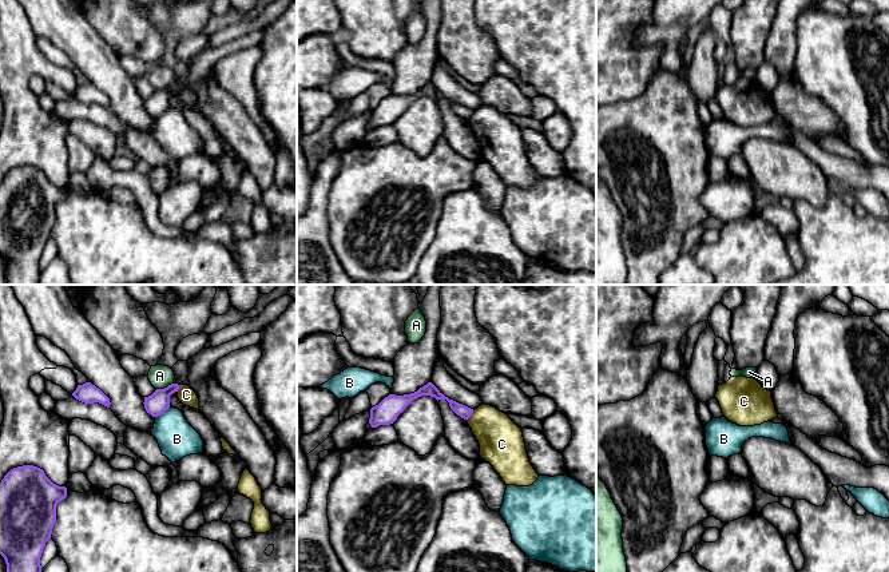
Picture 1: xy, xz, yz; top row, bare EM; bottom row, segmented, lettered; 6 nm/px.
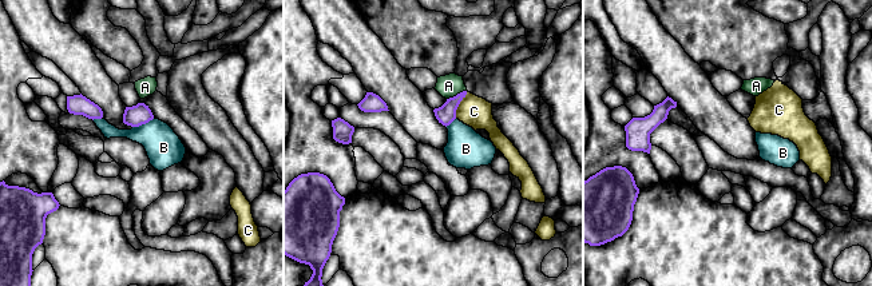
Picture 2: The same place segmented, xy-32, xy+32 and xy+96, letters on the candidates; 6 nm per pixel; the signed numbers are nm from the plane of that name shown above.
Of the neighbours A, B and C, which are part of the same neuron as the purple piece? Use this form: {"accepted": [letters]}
{"accepted": []}

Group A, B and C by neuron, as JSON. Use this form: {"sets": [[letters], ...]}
{"sets": [["A"], ["B"], ["C"]]}

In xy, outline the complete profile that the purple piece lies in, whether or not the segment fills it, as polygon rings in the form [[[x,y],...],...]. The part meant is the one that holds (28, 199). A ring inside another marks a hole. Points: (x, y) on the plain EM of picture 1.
[[[23,166],[11,170],[0,183],[0,255],[7,265],[7,285],[40,285],[40,258],[56,223],[56,206],[67,188],[53,184],[43,170]]]

